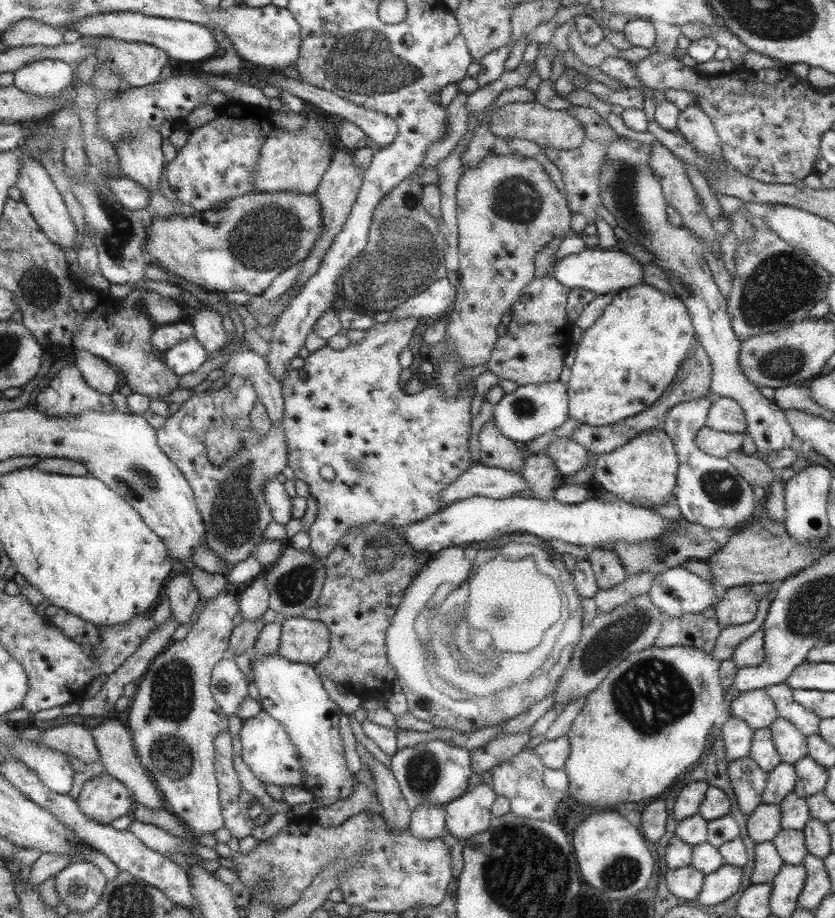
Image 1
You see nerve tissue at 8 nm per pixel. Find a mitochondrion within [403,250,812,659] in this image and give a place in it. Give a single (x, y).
(782, 363)

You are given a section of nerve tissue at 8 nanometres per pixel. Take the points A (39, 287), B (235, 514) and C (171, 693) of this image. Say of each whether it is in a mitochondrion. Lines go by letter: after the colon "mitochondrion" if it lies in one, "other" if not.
A: mitochondrion
B: mitochondrion
C: mitochondrion

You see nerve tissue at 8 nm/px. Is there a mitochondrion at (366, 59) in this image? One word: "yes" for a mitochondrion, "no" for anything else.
yes

